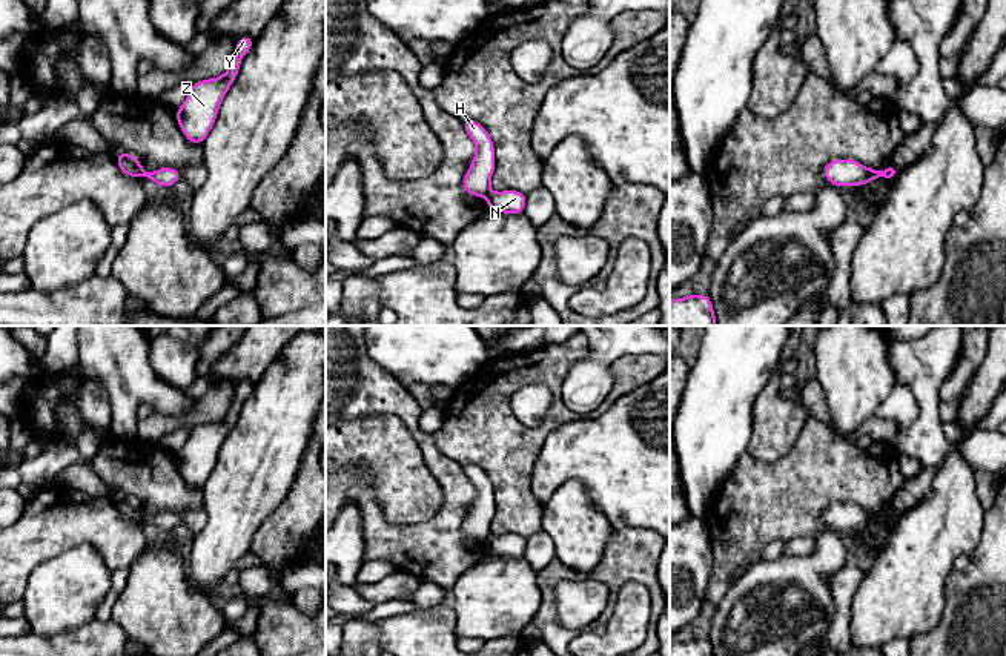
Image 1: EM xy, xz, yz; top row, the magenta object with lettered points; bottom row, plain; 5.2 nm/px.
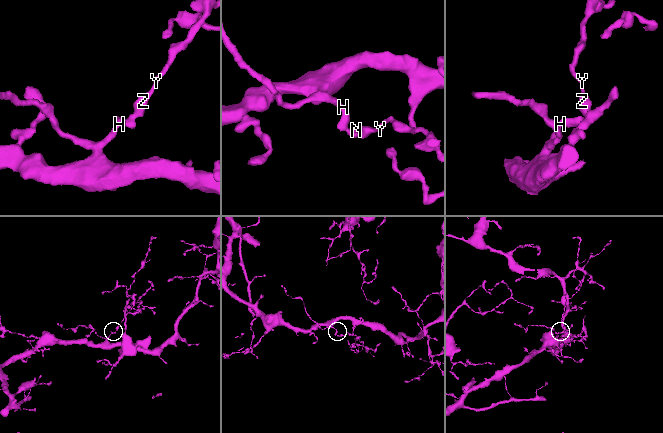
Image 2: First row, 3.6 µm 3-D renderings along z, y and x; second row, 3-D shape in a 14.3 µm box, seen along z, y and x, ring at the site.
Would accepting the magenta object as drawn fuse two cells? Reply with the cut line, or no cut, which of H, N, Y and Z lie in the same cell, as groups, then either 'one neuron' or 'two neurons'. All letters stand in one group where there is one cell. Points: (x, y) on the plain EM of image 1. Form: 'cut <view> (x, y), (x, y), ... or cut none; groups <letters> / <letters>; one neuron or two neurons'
cut xz (490, 536), (486, 541); groups H / N Y Z; two neurons

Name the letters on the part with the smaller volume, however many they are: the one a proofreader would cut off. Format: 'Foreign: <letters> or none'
Foreign: N, Y, Z

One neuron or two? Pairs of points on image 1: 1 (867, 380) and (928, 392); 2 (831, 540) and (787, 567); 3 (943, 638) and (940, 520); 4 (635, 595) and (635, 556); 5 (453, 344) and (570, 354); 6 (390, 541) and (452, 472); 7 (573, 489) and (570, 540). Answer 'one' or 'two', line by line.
1: two
2: one
3: two
4: two
5: two
6: one
7: one

